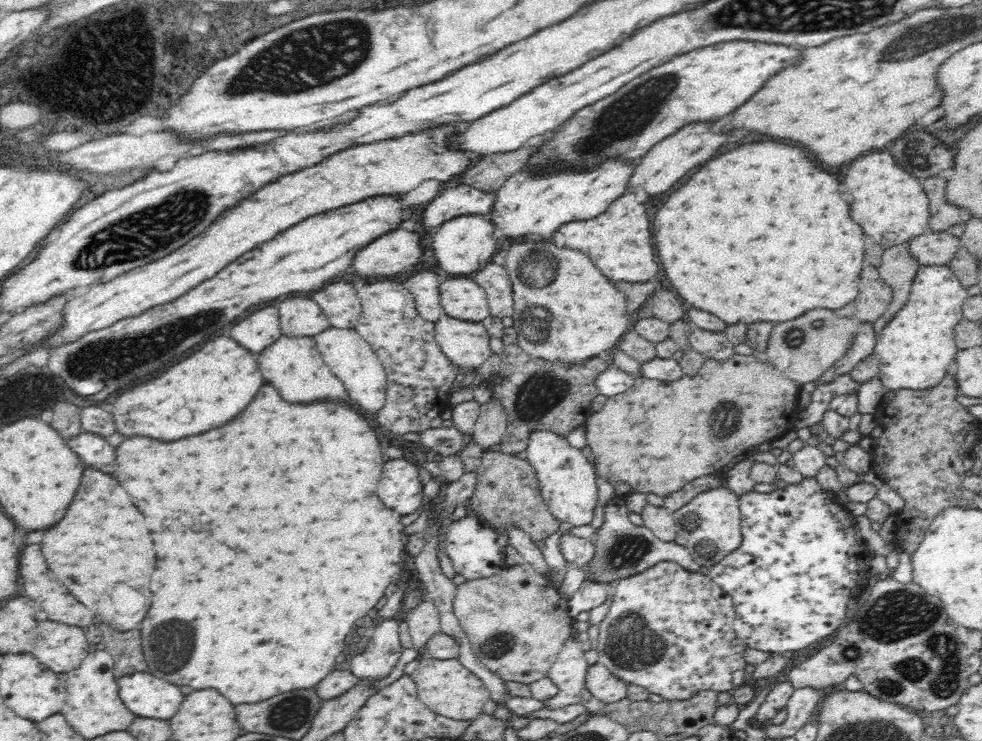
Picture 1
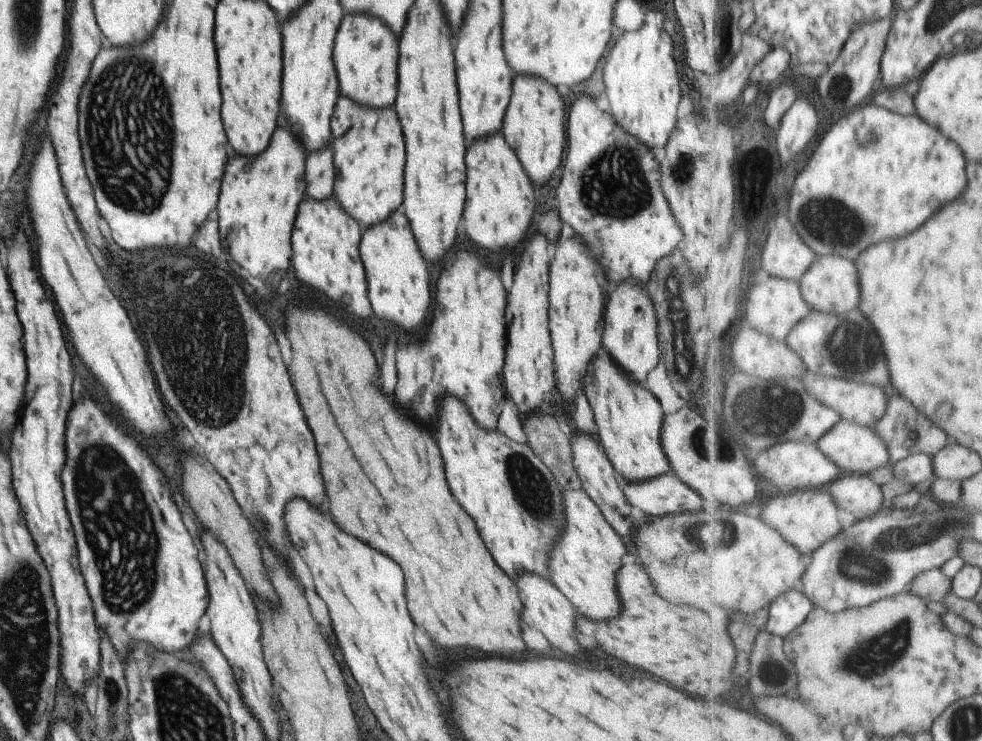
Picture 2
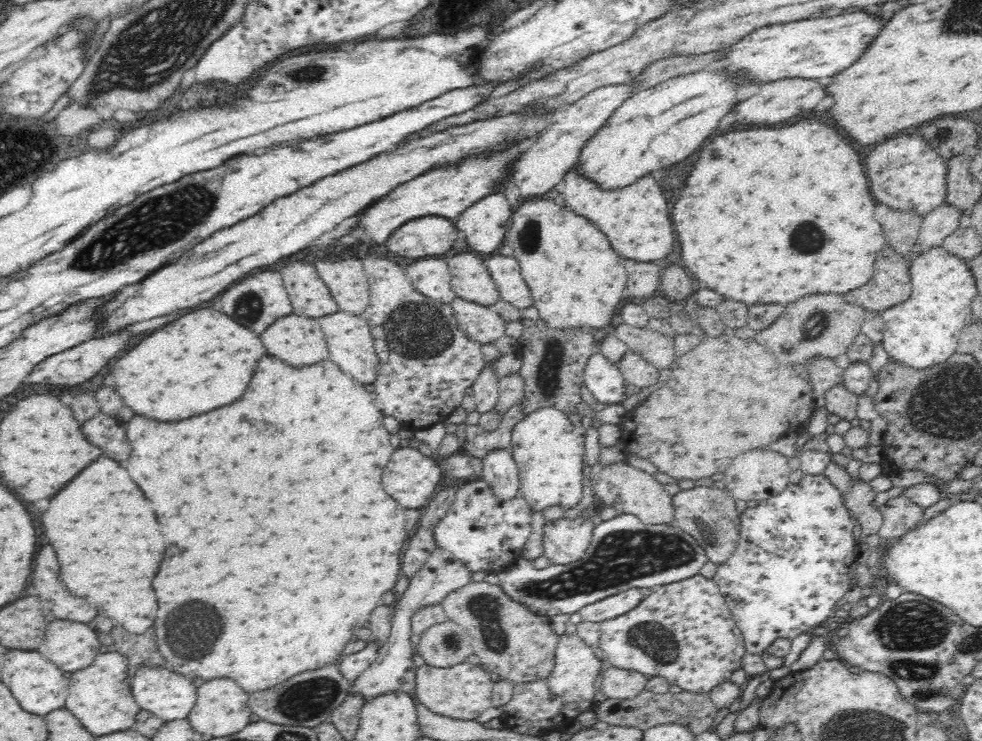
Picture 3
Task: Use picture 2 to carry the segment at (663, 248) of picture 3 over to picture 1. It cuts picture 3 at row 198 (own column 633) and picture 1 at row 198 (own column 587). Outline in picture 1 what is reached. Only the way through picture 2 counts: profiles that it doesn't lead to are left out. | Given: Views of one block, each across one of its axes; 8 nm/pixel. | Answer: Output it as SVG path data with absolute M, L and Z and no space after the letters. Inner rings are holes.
M634 193L623 194L594 218L567 222L560 225L557 231L564 236L566 246L588 253L610 280L646 282L660 272L656 256L638 256L638 252L654 252L654 242L648 210L636 200Z

